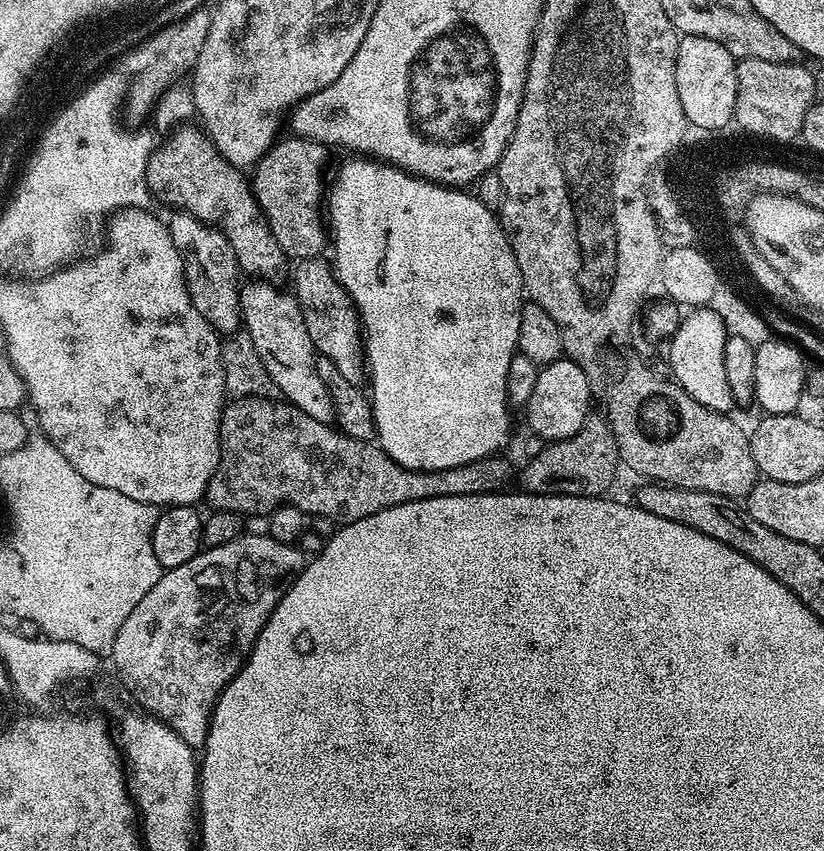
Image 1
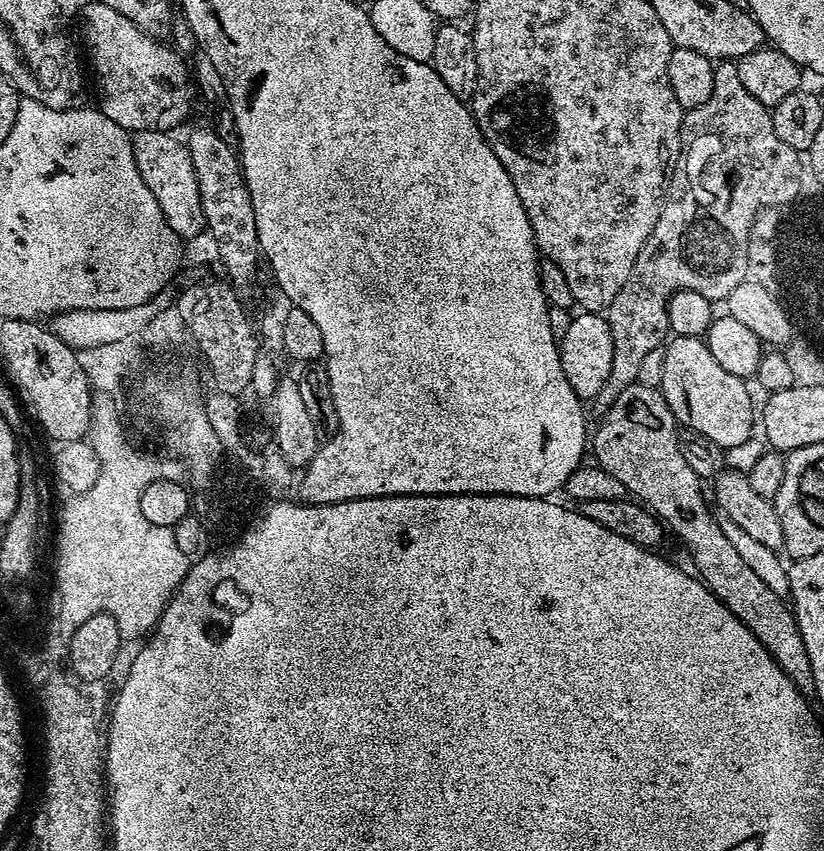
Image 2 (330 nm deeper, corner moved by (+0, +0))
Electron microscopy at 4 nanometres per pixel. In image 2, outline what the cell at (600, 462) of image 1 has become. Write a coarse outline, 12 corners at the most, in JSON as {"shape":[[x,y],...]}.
{"shape":[[715,65],[685,111],[659,228],[606,309],[608,411],[669,339],[668,303],[723,301],[749,217],[789,200],[801,153]]}

